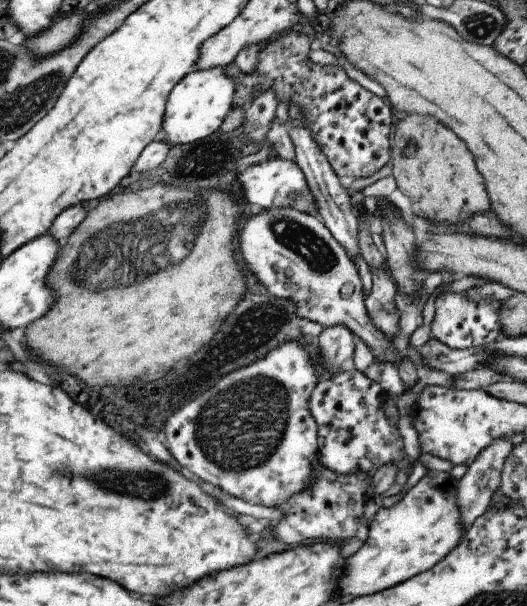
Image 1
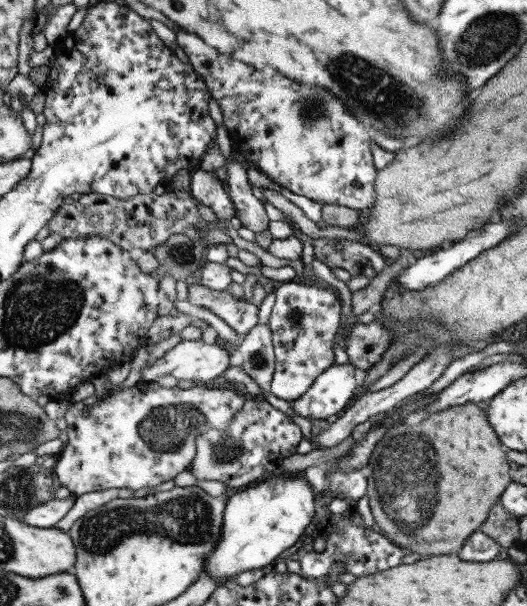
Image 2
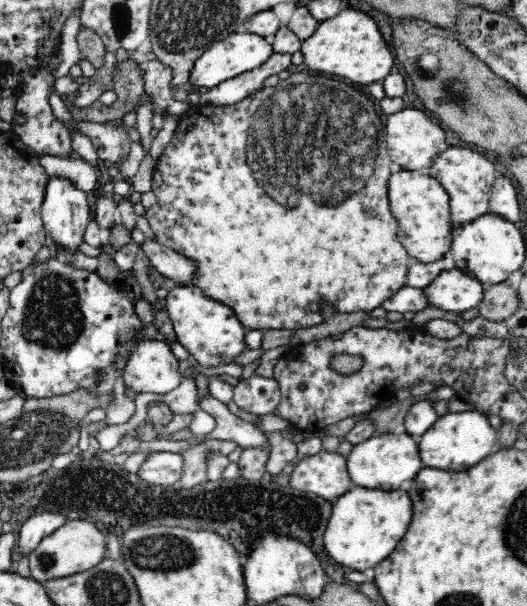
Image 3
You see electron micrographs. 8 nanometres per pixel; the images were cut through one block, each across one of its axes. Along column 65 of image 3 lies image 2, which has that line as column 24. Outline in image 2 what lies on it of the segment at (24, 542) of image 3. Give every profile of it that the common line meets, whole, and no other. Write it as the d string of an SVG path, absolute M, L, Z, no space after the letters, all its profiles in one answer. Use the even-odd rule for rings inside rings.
M75 496L66 499L52 499L44 504L28 508L26 516L20 516L21 522L35 528L55 528L62 517L74 506Z

